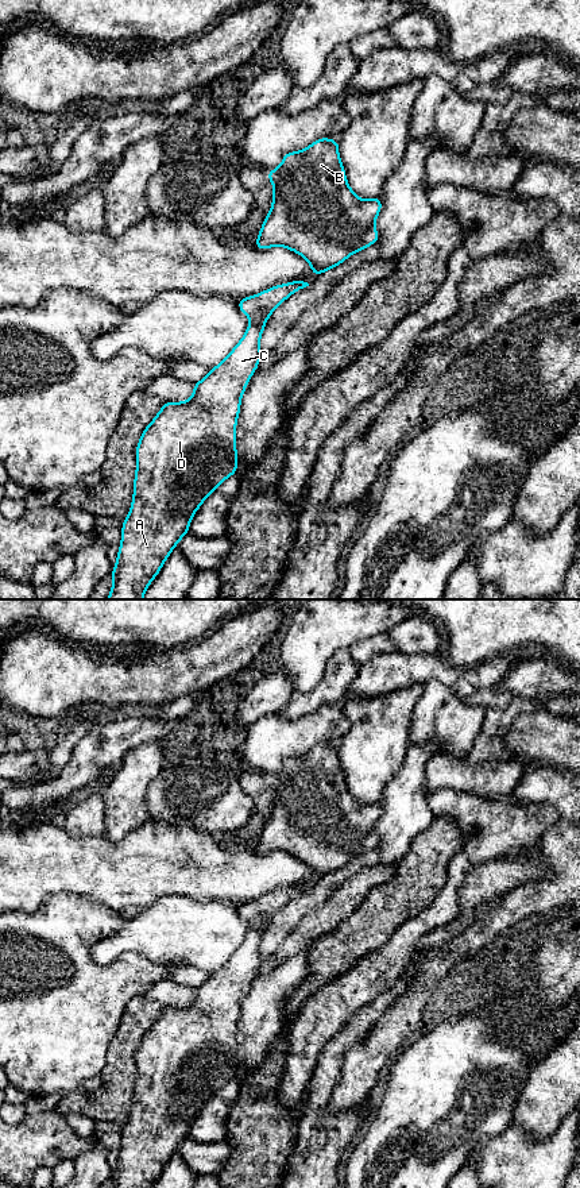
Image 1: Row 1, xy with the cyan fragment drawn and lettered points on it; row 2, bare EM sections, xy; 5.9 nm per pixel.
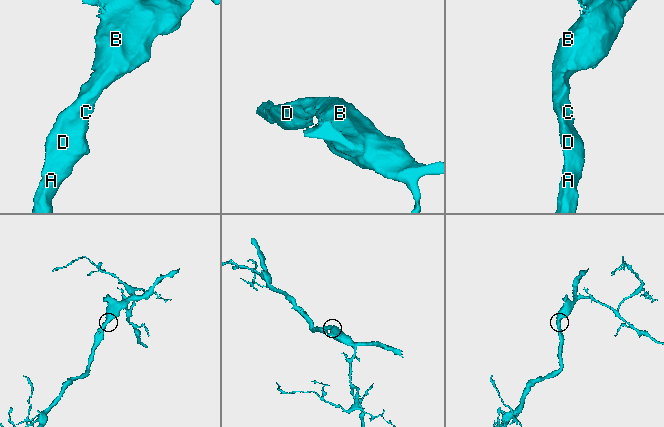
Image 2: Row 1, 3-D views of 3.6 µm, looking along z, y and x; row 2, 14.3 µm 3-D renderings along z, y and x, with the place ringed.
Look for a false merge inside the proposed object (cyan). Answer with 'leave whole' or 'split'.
leave whole

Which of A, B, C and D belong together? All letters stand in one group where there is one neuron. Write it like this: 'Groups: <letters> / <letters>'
Groups: A B C D

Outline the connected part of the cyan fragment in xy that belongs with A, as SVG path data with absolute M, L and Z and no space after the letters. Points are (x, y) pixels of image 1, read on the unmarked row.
M303 886L282 888L256 900L237 904L250 927L244 942L200 987L186 1007L165 1006L144 1033L136 1053L136 1080L129 1119L123 1125L121 1149L112 1174L113 1188L151 1188L177 1148L189 1138L193 1119L217 1091L237 1076L236 1026L241 1000L262 963L259 953L266 925L293 898L309 891Z

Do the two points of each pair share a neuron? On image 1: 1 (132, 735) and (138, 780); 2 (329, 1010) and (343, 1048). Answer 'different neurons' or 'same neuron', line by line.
1: different neurons
2: different neurons

